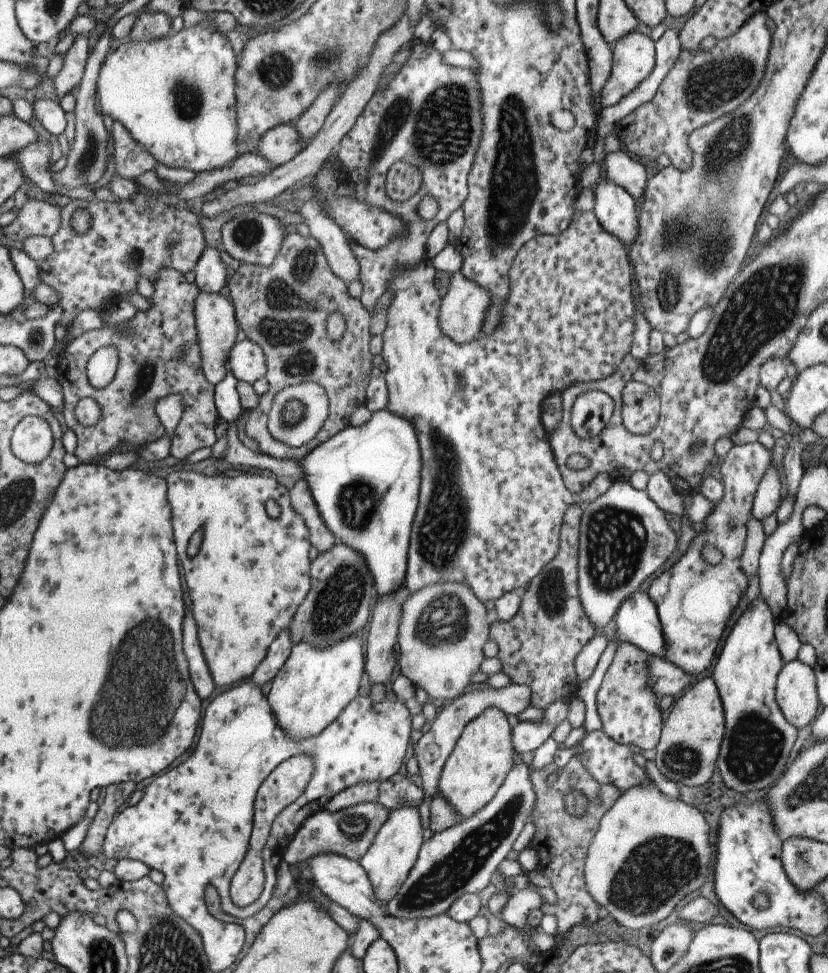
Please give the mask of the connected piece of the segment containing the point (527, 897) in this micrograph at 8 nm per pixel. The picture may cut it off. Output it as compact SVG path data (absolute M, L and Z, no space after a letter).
M533 888L515 891L503 906L497 915L505 925L514 927L519 930L526 929L526 916L529 910L540 908L540 904L545 903L541 896Z

